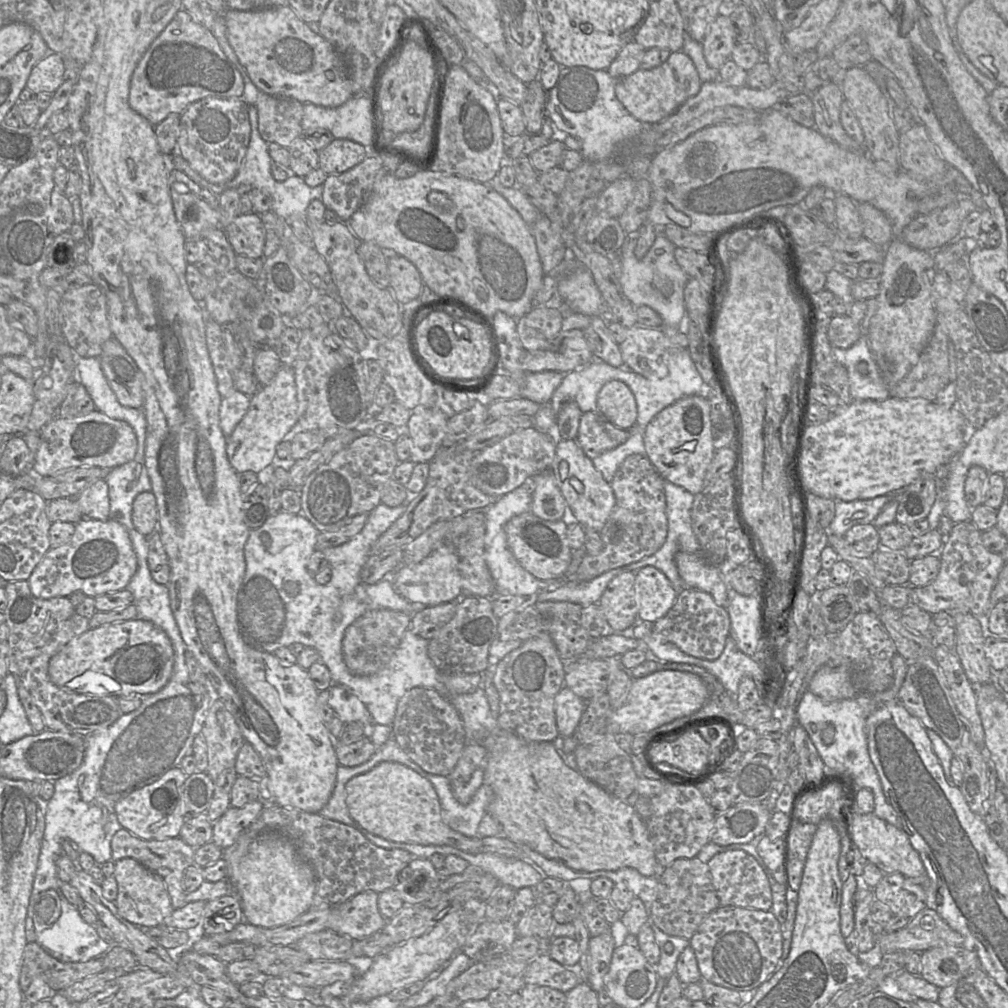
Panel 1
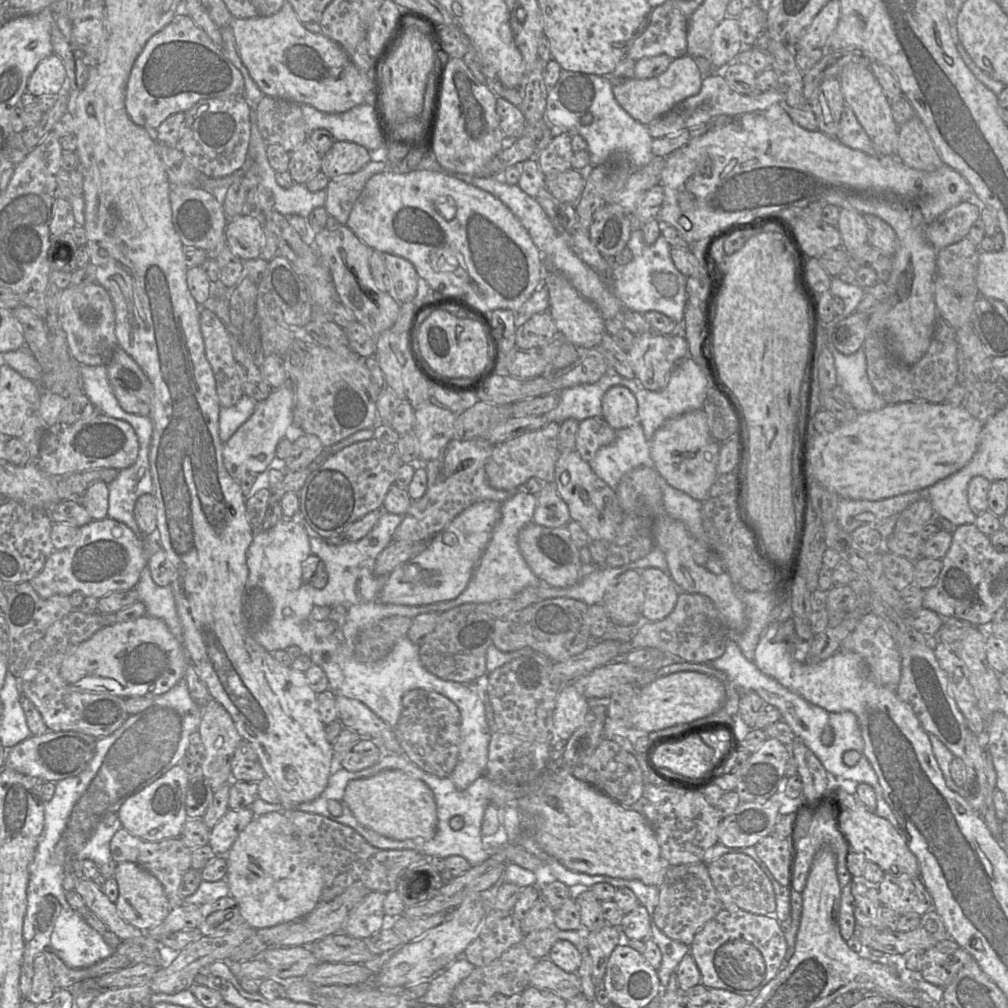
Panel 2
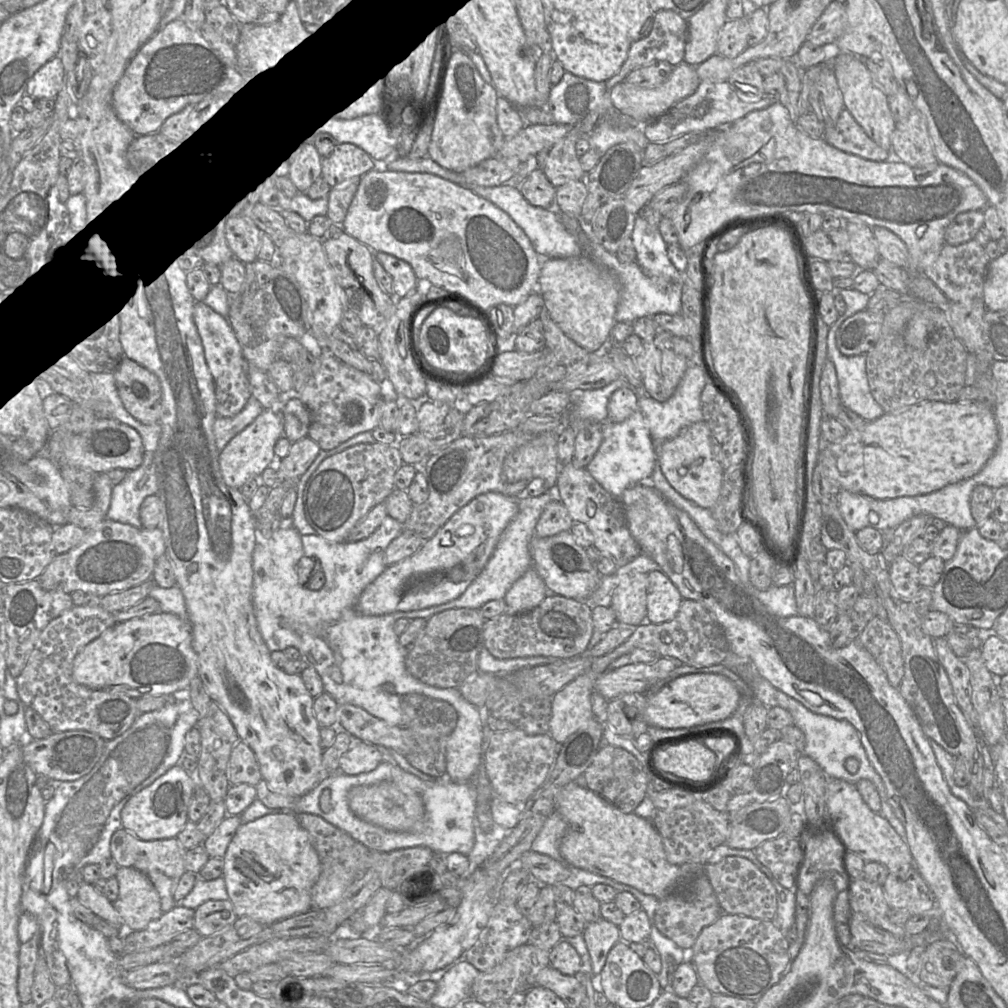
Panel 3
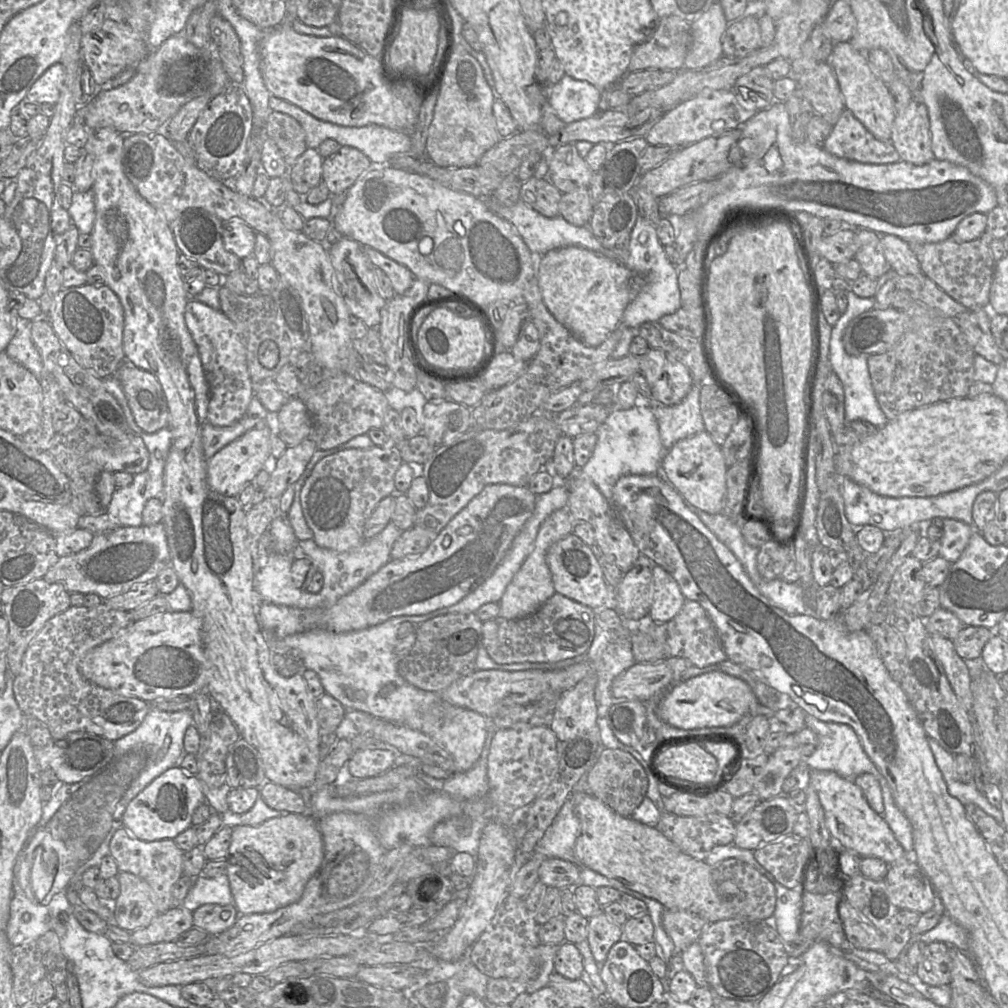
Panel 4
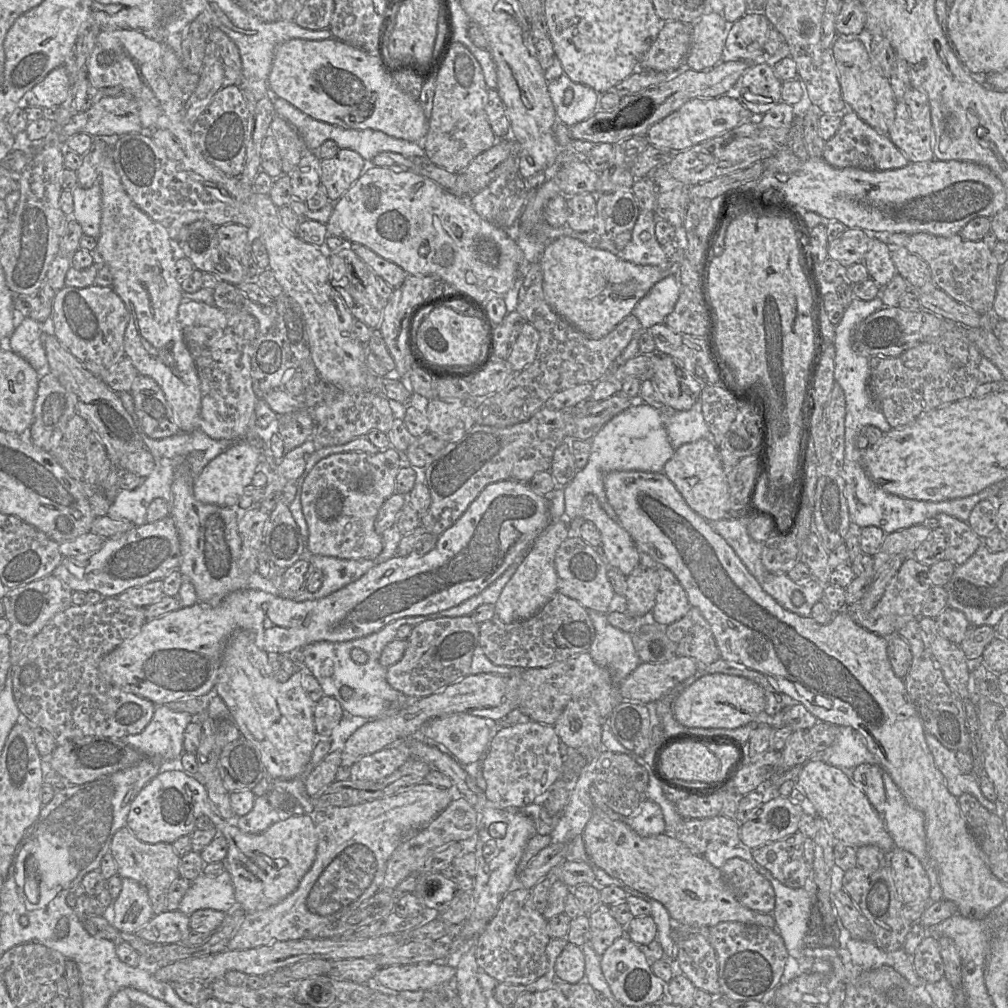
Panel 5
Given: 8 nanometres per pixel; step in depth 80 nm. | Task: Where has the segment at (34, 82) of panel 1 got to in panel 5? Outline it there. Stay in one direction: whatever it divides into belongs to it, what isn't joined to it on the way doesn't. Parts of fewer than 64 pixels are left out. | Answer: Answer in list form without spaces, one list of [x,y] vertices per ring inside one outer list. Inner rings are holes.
[[[64,66],[50,71],[47,76],[36,84],[23,97],[25,107],[60,106],[68,97],[69,78]]]

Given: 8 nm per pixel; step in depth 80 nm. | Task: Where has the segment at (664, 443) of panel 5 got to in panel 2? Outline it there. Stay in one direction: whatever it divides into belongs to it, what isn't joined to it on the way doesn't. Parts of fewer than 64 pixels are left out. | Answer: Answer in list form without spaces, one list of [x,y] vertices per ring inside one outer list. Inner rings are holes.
[[[638,420],[629,427],[615,431],[615,440],[611,444],[601,447],[589,462],[593,472],[614,492],[620,479],[627,472],[639,466],[653,466],[650,457],[650,442],[645,438],[643,428]]]

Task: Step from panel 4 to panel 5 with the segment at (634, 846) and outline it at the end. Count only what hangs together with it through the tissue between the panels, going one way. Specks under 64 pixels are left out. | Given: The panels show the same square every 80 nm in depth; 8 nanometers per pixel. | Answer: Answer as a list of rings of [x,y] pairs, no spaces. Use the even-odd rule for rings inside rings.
[[[594,808],[582,833],[590,863],[630,888],[659,901],[671,918],[695,930],[707,929],[726,921],[776,928],[772,913],[761,913],[742,905],[733,895],[719,868],[703,856],[693,854],[682,842],[659,834],[642,837],[620,820],[610,819]]]

